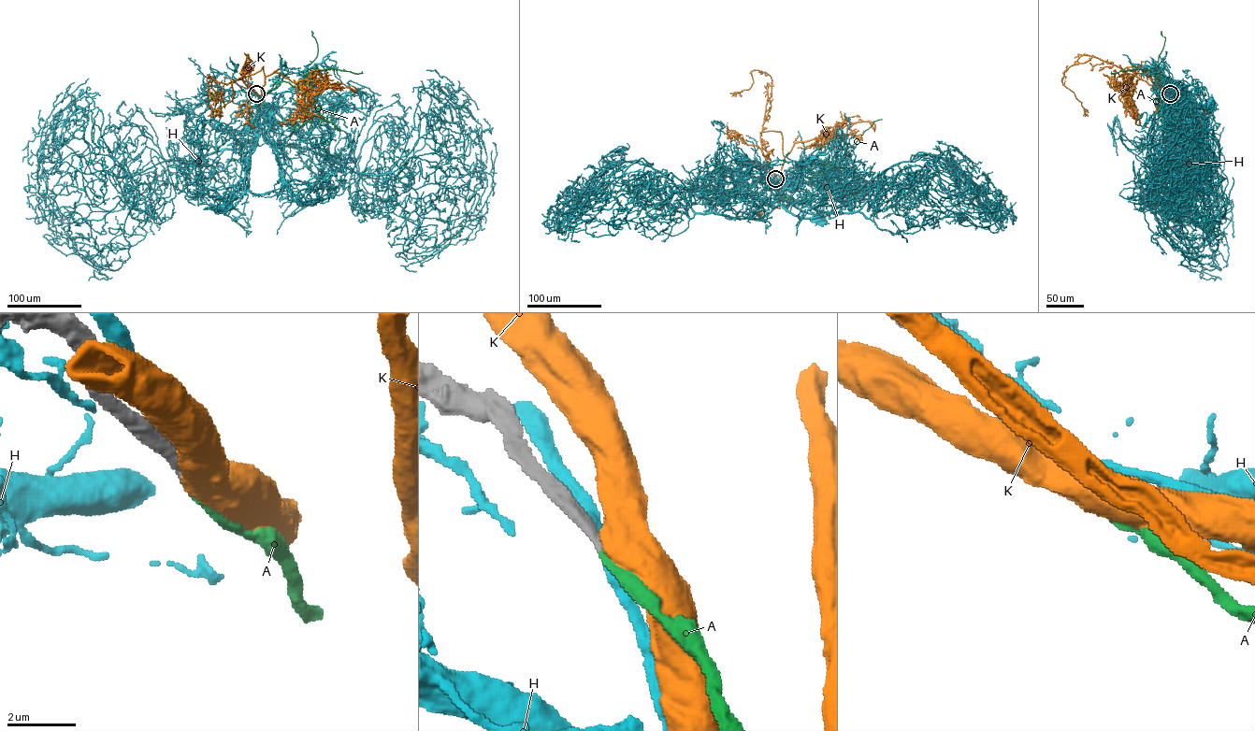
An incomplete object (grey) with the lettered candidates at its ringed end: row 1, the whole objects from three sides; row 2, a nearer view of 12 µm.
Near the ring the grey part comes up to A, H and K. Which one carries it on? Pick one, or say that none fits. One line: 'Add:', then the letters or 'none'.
Add: A

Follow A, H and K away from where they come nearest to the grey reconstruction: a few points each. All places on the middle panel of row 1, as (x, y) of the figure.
A: (776, 178), (783, 183), (800, 164), (808, 161), (815, 162), (824, 170), (835, 153), (852, 146), (881, 119)
H: (775, 178), (778, 194), (786, 207), (792, 204), (813, 214), (823, 208), (821, 220)
K: (776, 178), (779, 208), (766, 203), (757, 210), (758, 213)

